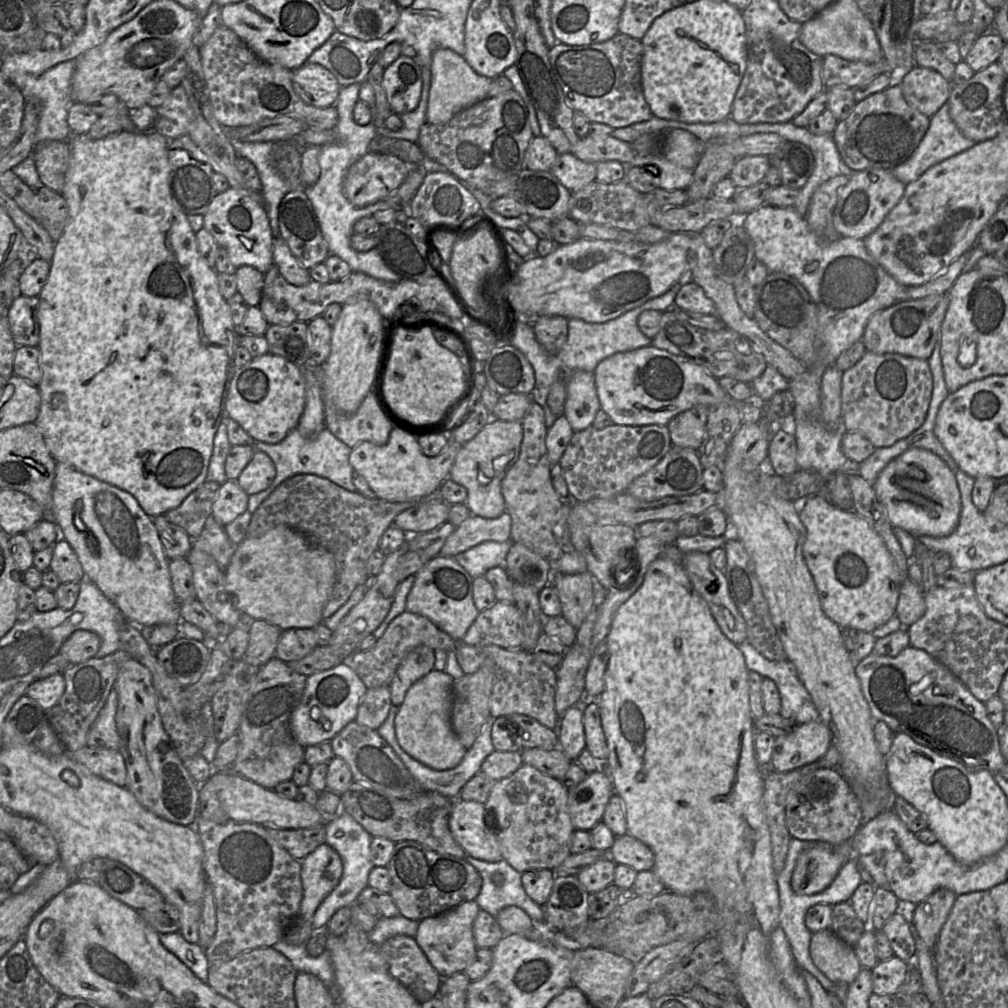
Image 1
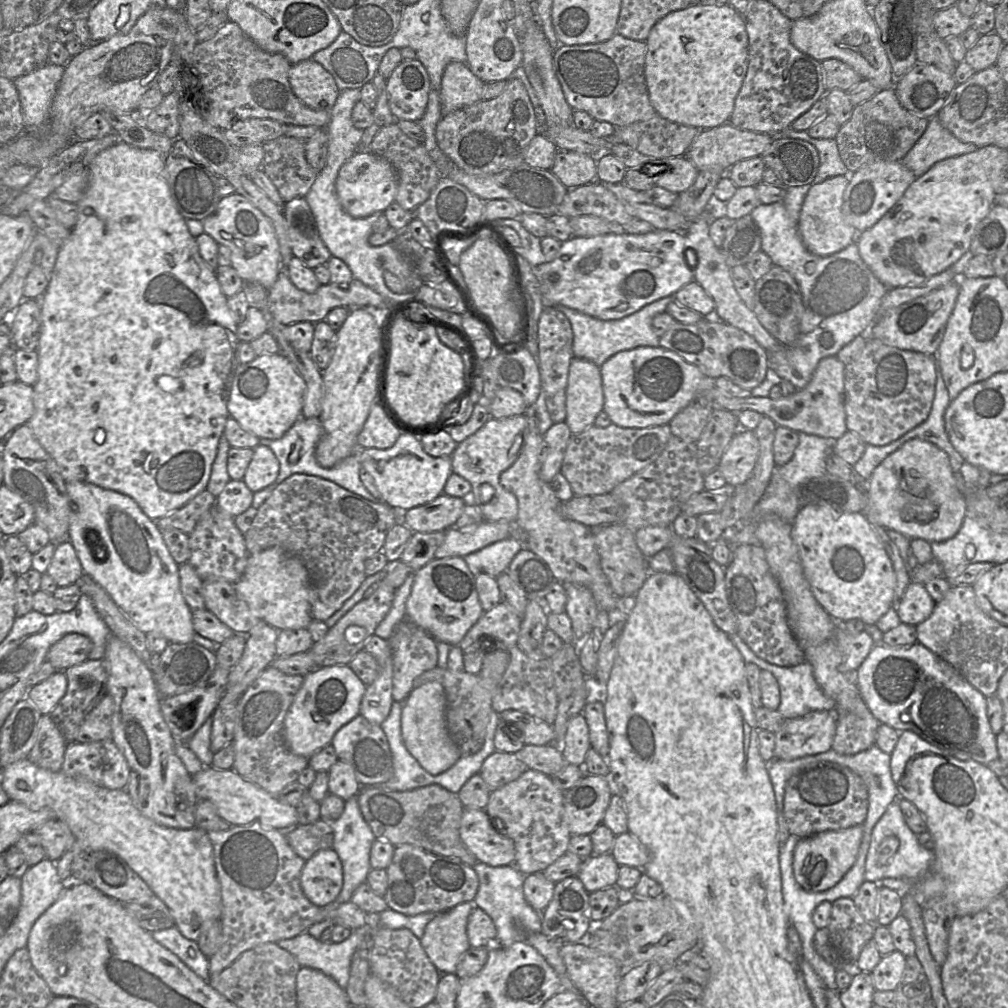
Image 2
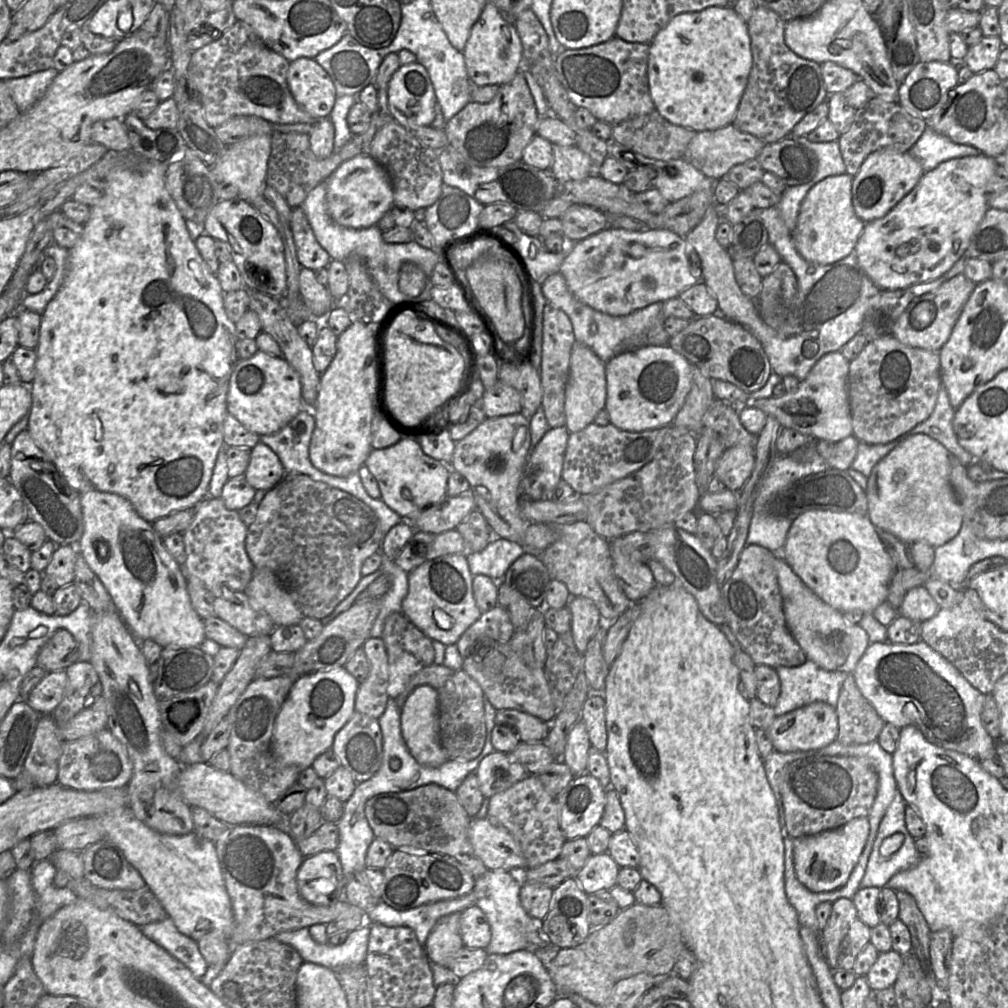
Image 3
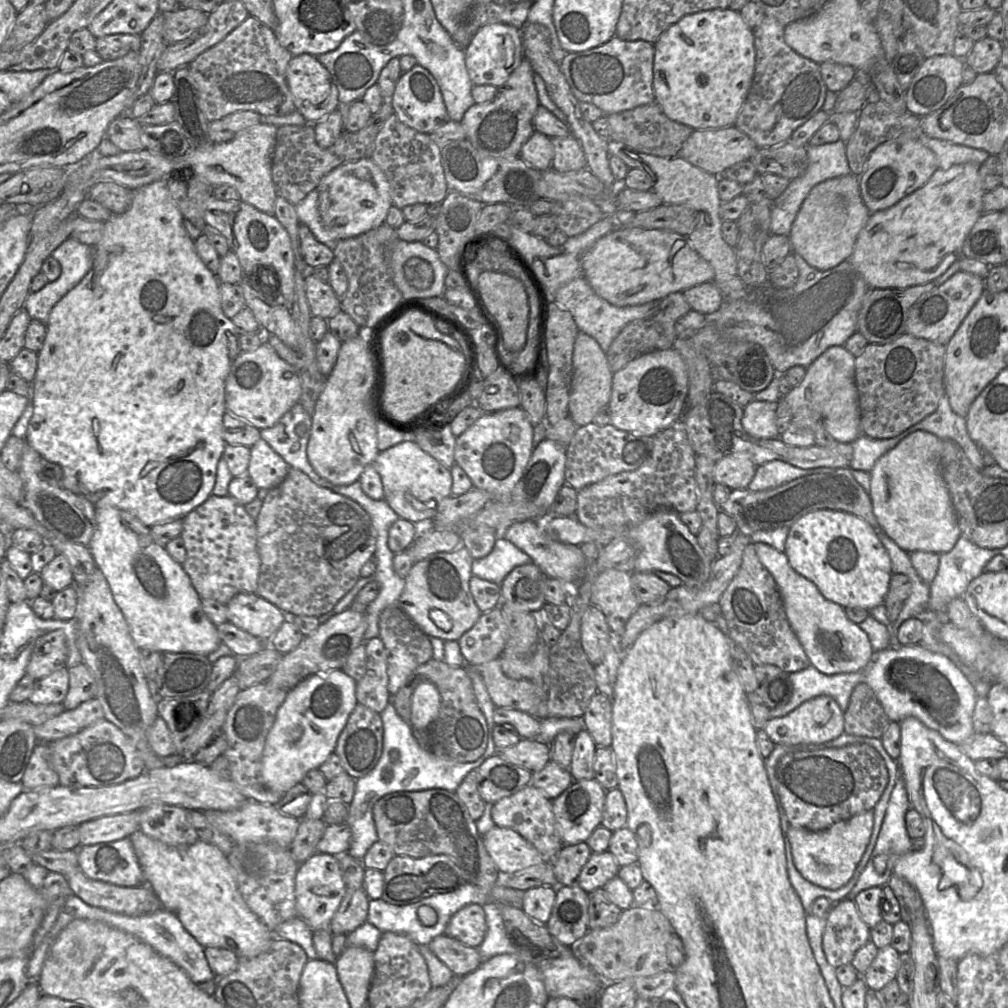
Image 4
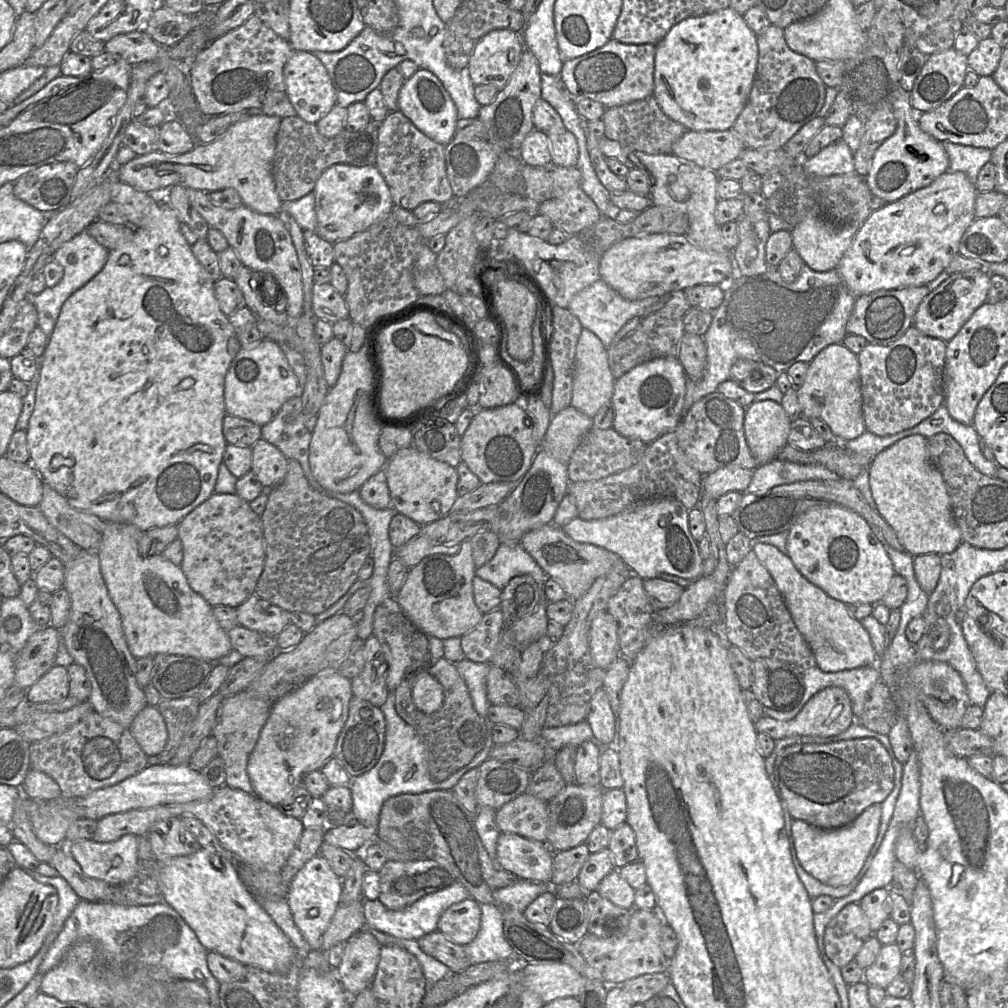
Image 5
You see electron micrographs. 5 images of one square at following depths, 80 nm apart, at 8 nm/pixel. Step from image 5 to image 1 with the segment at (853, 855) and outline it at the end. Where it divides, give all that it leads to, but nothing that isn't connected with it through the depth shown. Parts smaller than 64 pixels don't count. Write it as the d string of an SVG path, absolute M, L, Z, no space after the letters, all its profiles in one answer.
M851 840L842 844L815 842L797 858L791 887L799 895L814 894L827 888L842 866L852 859Z

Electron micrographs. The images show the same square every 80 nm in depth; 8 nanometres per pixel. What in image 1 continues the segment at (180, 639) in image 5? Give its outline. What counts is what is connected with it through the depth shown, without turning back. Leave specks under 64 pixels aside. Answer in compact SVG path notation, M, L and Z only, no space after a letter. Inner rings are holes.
M56 462L50 514L59 529L60 538L70 544L86 578L119 608L126 621L139 627L177 625L181 622L180 602L171 585L169 559L164 553L153 518L144 512L130 493L84 474L66 463ZM76 512L77 518L86 525L86 531L76 528Z

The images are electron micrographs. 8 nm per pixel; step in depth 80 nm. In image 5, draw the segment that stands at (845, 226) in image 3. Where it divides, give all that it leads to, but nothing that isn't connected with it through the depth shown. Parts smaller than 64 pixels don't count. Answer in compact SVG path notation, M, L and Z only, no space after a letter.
M807 216L791 230L793 249L812 270L835 269L859 228L836 227L819 216Z

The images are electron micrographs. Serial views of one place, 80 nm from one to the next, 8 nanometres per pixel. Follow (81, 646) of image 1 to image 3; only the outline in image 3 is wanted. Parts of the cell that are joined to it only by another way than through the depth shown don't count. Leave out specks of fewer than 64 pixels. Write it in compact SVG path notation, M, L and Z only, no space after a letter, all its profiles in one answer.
M59 629L46 642L37 655L36 666L47 673L61 671L77 662L78 643L66 630Z

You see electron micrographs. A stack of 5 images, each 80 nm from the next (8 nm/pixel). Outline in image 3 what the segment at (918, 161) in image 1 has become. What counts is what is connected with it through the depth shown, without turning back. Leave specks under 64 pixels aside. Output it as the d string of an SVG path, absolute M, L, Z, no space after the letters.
M928 125L908 152L921 163L925 172L934 169L944 161L977 156L982 153L974 146L952 141L947 136L937 133Z

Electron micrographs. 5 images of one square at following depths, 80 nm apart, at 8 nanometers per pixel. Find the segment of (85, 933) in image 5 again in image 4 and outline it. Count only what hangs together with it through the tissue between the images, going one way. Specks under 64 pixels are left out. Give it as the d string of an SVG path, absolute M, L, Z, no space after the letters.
M50 871L43 881L43 886L48 887L54 882L59 882L64 889L64 894L68 896L65 899L65 904L62 907L56 922L50 931L45 935L42 942L34 949L28 958L26 974L30 981L38 980L50 946L58 934L75 919L103 922L111 927L132 934L152 946L160 954L171 959L175 964L181 967L196 984L215 978L215 975L205 957L204 947L200 945L184 928L180 920L173 913L167 911L166 909L160 909L152 914L141 916L128 916L111 912L85 903L81 898L72 893L72 890L70 889L68 881L64 875L58 872Z

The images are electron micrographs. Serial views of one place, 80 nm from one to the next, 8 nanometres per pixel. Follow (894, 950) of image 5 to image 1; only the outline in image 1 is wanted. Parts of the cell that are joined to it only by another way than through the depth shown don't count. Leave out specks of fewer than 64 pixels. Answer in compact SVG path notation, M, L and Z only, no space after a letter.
M893 956L888 960L879 961L872 969L873 993L893 996L903 985L910 964Z

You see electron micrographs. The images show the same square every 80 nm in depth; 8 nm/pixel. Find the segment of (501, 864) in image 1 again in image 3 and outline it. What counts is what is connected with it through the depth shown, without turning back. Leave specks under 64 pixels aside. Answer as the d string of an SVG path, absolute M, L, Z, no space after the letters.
M487 870L475 881L473 891L478 899L475 905L487 916L491 927L491 940L486 947L488 954L508 954L527 949L527 934L542 929L542 921L531 917L522 906L520 874L521 872Z

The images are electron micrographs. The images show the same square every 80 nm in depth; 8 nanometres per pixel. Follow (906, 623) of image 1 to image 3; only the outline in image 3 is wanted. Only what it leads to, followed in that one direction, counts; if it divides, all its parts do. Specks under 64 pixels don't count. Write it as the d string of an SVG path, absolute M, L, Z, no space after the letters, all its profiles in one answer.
M924 586L908 590L898 615L917 622L925 622L936 615L940 607Z

